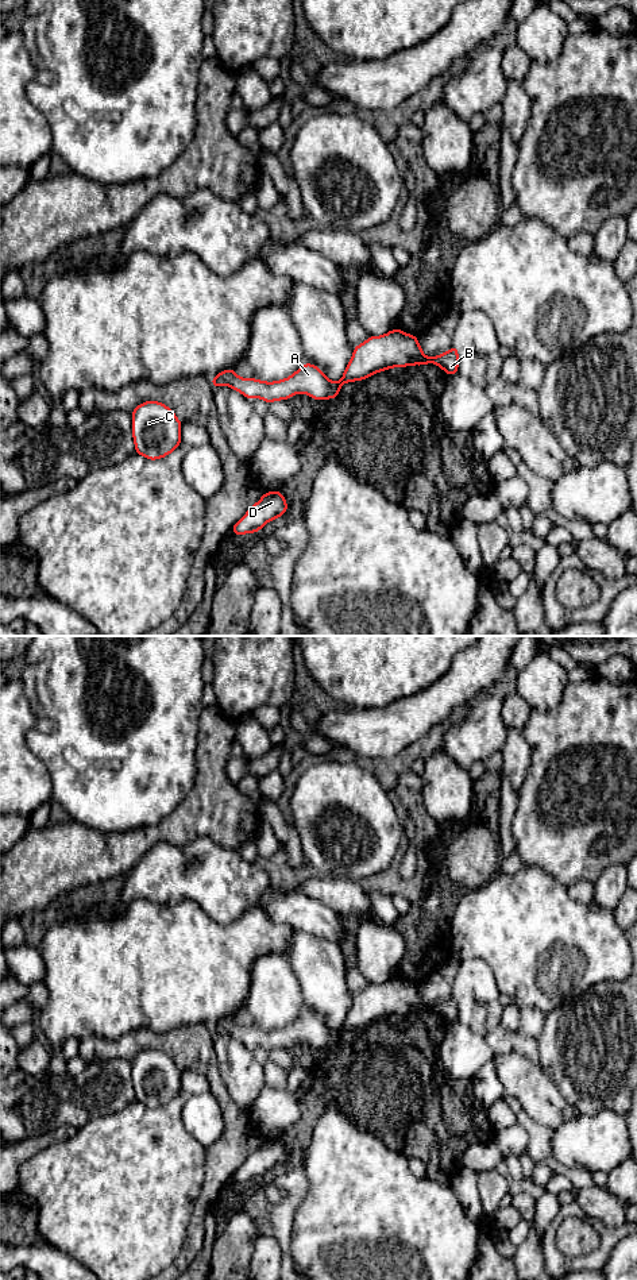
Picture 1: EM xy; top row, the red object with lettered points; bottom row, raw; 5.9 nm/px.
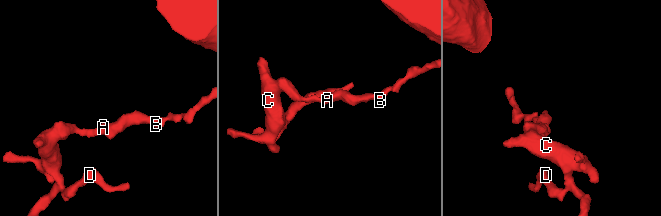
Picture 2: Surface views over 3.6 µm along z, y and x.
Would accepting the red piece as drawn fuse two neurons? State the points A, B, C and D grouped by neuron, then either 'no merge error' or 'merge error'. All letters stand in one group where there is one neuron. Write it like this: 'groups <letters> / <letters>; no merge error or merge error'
groups A B C D; no merge error

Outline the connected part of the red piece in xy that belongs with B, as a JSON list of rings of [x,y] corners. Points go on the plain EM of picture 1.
[[[394,976],[386,983],[370,984],[366,990],[358,992],[339,1030],[329,1029],[312,1011],[304,1011],[293,1023],[275,1030],[263,1030],[256,1026],[244,1028],[238,1025],[233,1017],[227,1017],[209,1029],[213,1036],[227,1033],[250,1048],[260,1045],[267,1052],[289,1048],[298,1041],[306,1041],[313,1048],[336,1048],[341,1033],[366,1028],[390,1015],[435,1011],[447,1023],[453,1023],[459,1017],[458,1002],[459,995],[455,994],[429,1007],[421,999],[417,984]]]

